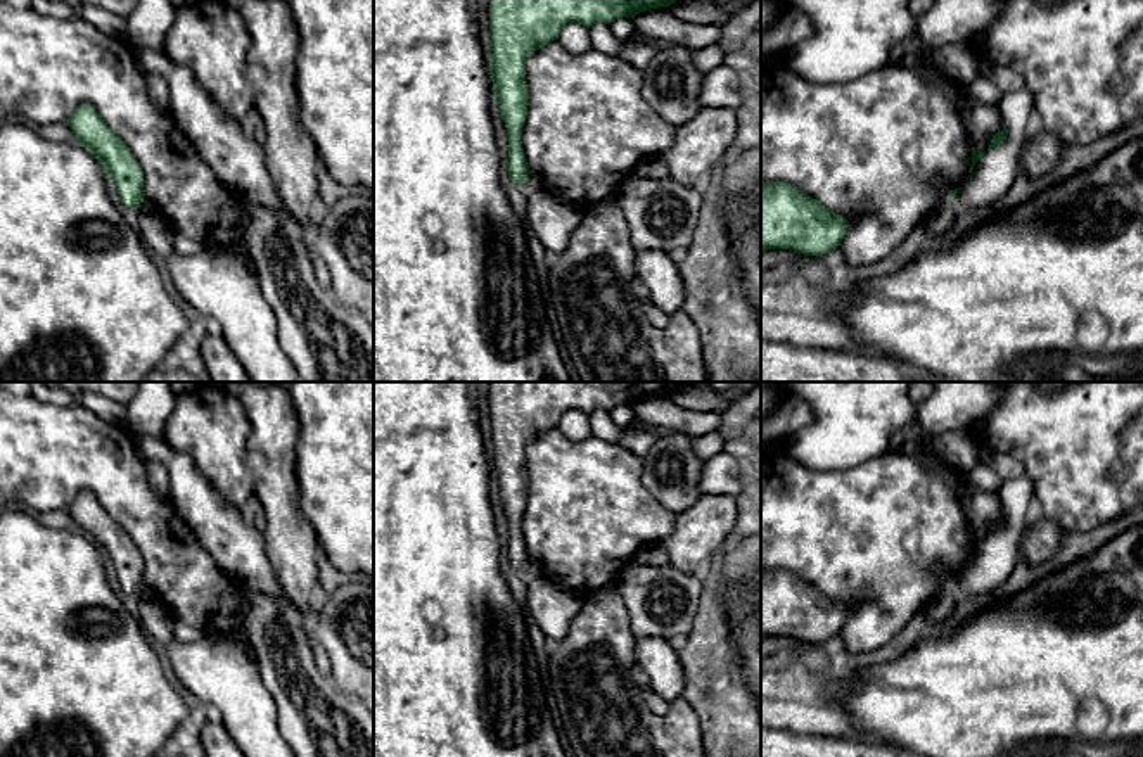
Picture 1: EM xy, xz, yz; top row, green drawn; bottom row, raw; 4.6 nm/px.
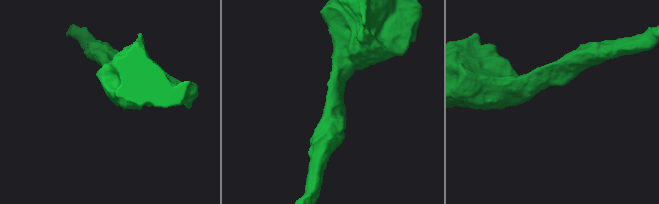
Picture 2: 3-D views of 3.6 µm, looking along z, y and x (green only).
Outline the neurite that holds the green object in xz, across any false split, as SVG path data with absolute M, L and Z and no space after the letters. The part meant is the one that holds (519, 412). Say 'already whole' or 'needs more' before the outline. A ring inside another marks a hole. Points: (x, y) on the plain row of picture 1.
already whole; M489 382L489 461L508 522L507 557L514 570L531 562L522 536L527 505L526 446L557 427L569 410L591 415L669 394L686 382Z

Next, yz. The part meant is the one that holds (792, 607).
already whole; M761 567L761 638L821 643L840 633L849 608L787 569Z

